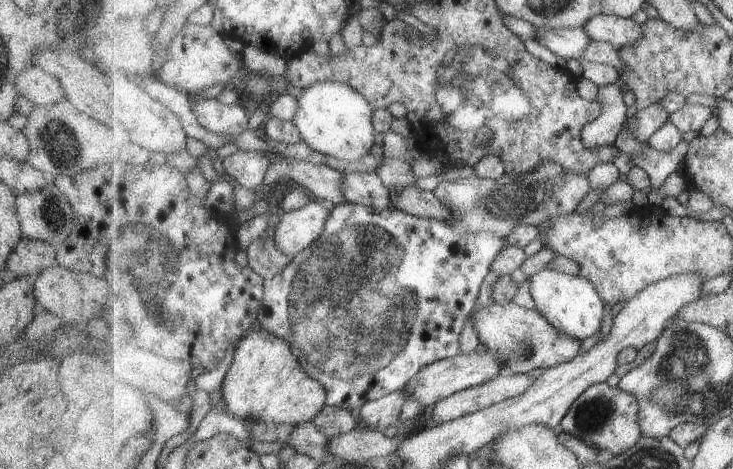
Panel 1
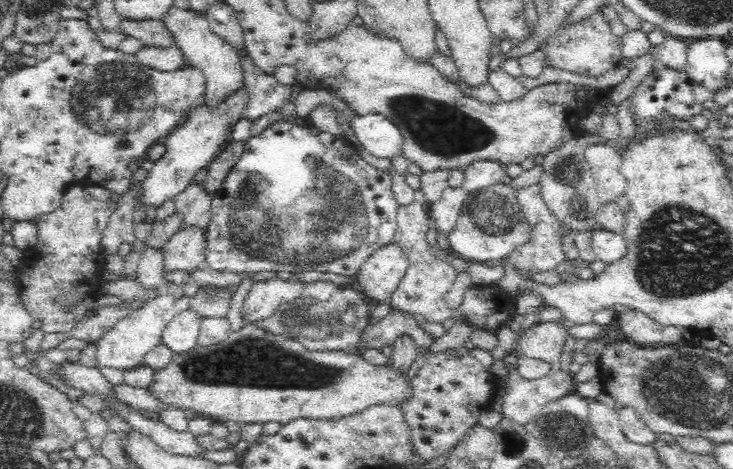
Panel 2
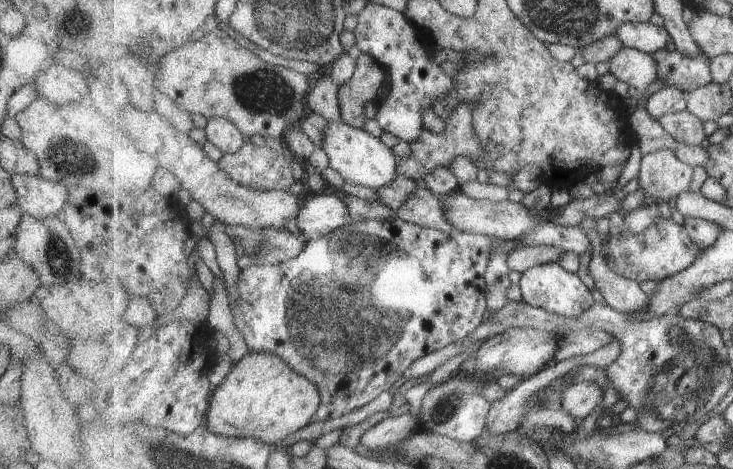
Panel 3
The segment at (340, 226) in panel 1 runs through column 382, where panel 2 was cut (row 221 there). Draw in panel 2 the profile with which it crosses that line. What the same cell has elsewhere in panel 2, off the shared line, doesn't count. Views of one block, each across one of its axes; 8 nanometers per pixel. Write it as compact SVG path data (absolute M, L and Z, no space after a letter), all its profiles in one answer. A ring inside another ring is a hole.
M276 121L257 136L251 136L244 144L244 152L238 162L230 169L221 187L211 200L211 219L206 231L206 251L204 266L218 270L229 270L234 274L258 274L258 272L287 272L290 274L304 274L304 272L323 272L342 275L346 277L356 276L366 260L374 252L384 249L393 243L398 225L399 205L394 194L392 175L383 169L370 166L354 147L342 135L318 130L312 122L305 125L294 124L289 121Z

